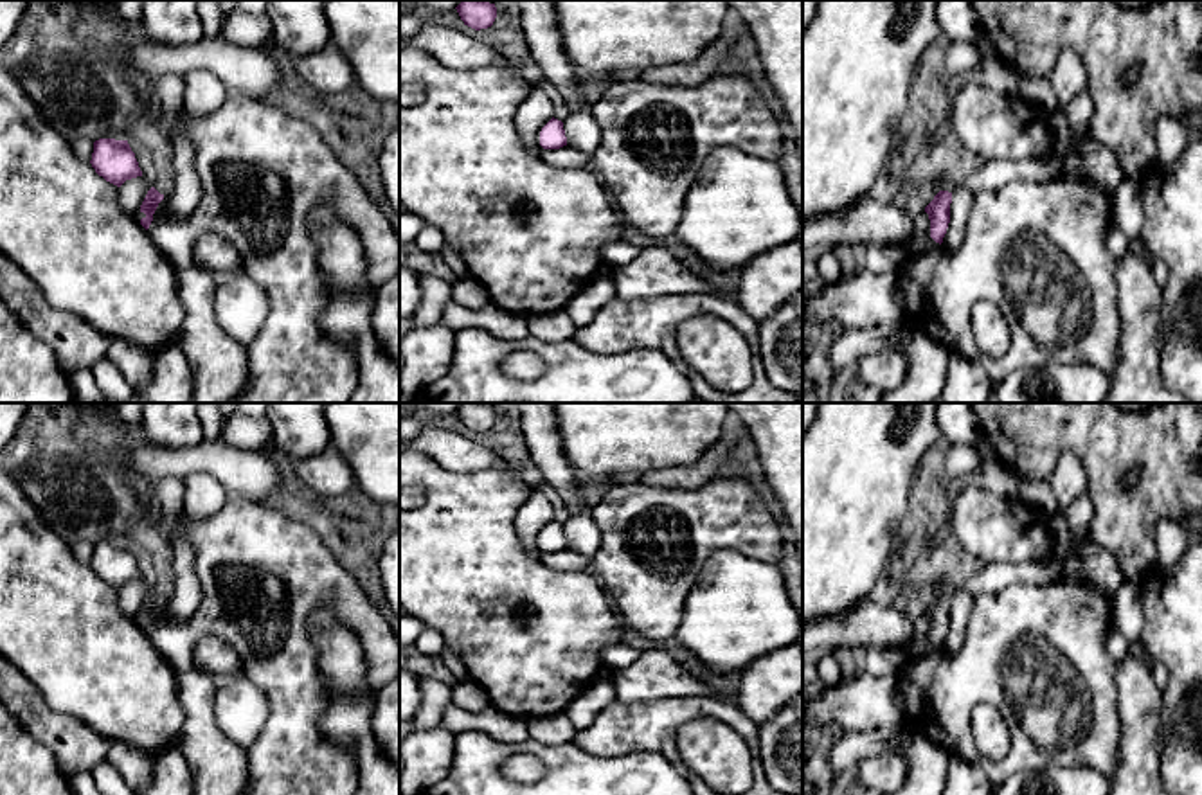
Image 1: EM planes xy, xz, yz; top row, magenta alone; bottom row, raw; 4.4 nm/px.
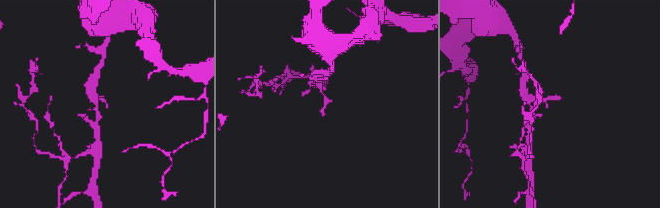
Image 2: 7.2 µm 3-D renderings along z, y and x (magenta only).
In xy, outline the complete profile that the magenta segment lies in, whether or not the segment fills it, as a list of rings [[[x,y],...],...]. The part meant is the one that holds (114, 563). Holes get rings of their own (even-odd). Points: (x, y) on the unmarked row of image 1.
[[[95,543],[90,567],[99,579],[117,590],[121,590],[126,583],[142,579],[142,574],[128,543]]]

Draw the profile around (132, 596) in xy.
[[[144,577],[126,583],[119,590],[119,606],[128,617],[139,617],[148,594],[155,590]]]

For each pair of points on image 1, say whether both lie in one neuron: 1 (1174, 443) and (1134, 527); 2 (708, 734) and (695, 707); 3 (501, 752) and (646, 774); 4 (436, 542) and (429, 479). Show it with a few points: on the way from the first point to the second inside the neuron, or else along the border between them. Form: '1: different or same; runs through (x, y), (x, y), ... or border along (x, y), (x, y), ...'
1: same; runs through (1174, 464), (1174, 477), (1145, 506)
2: different; border along (740, 736), (690, 720), (675, 749)
3: same; runs through (537, 749), (558, 758), (574, 774), (610, 774)
4: same; runs through (436, 526), (436, 495)

